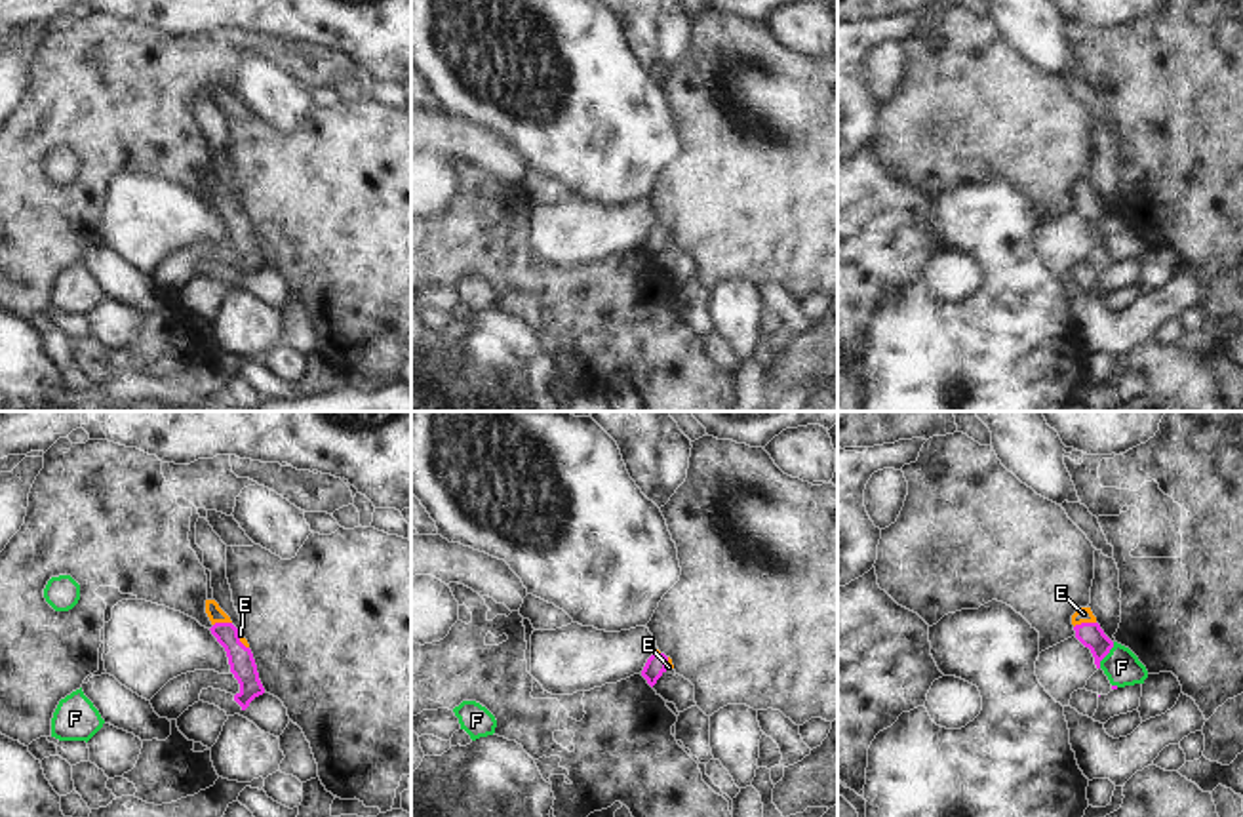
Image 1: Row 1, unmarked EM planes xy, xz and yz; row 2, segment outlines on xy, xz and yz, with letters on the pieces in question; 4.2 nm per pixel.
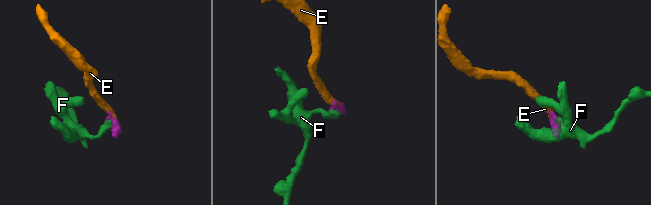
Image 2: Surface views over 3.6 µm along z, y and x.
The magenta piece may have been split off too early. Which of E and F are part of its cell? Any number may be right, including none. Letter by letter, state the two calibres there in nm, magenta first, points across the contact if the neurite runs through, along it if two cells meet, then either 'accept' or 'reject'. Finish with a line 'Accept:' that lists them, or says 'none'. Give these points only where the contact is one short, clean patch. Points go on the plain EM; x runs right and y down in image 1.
E: 100/60 nm | across yz (1089, 208), (1084, 197), (1084, 187) | accept
F: 100/150 nm | along yz (1114, 216), (1099, 240) | reject
Accept: E

